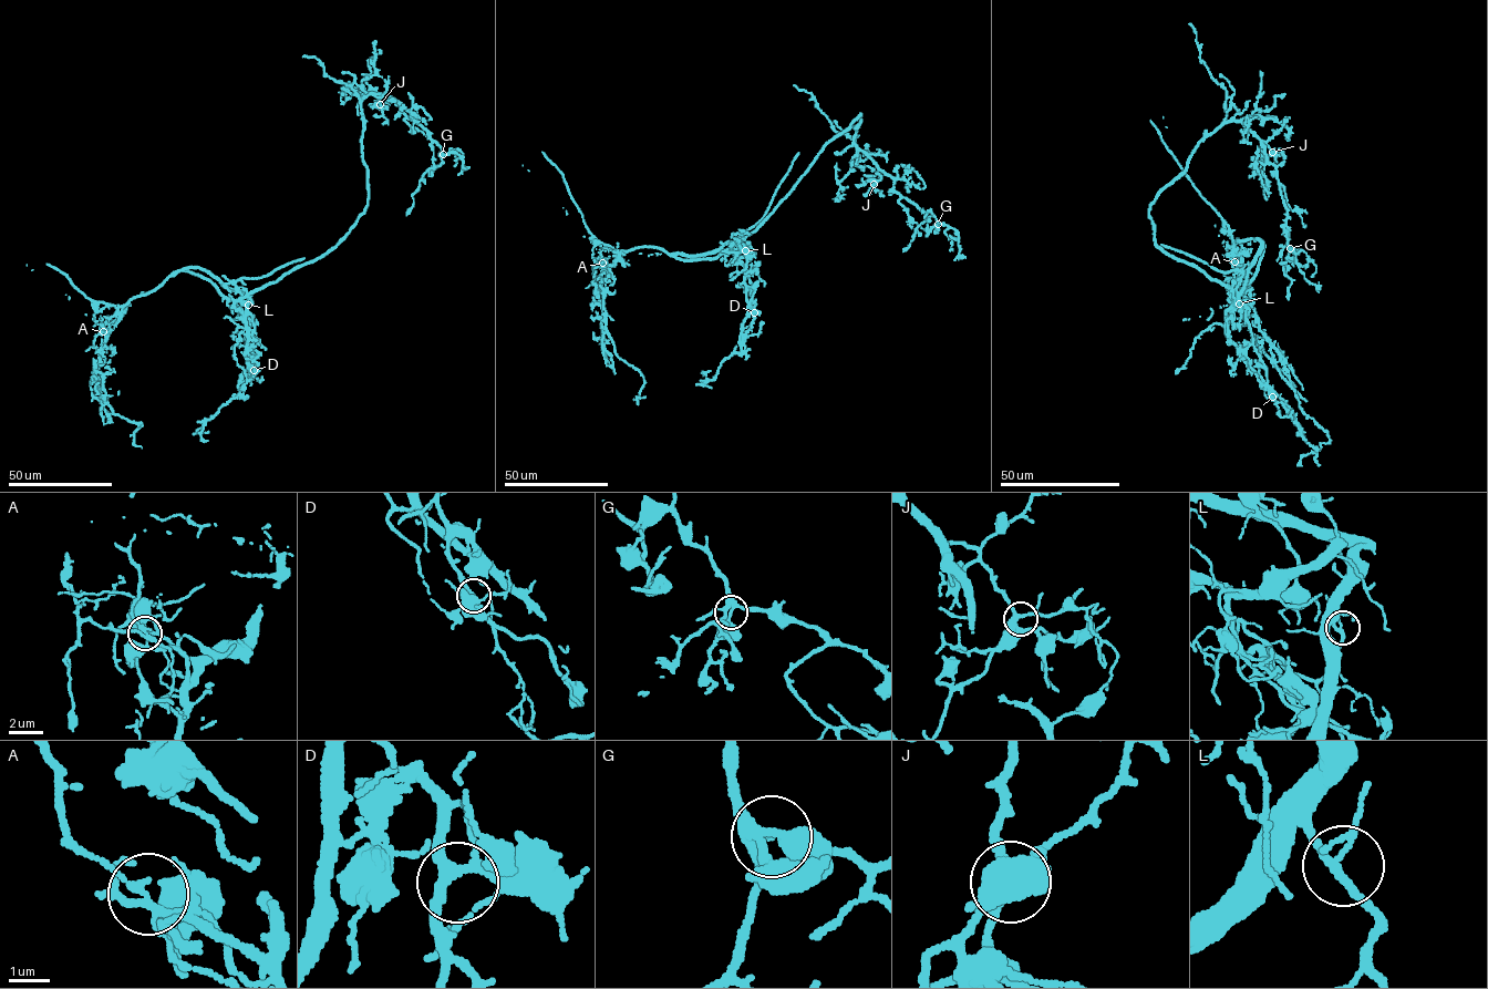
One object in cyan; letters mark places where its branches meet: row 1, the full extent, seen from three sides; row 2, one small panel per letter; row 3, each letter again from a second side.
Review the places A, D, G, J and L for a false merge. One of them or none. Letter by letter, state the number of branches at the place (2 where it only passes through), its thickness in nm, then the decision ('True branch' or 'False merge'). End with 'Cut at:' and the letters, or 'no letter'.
A: Branches: 4. Thickness 160 nm. False merge
D: Branches: 4. Thickness 240 nm. True branch
G: Branches: 4. Thickness 300 nm. True branch
J: Branches: 4. Thickness 320 nm. True branch
L: Branches: 4. Thickness 170 nm. True branch
Cut at: A

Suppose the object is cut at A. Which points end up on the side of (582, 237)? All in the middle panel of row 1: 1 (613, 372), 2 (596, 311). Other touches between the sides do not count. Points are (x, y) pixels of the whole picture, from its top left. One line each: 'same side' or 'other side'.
1: other side
2: other side

